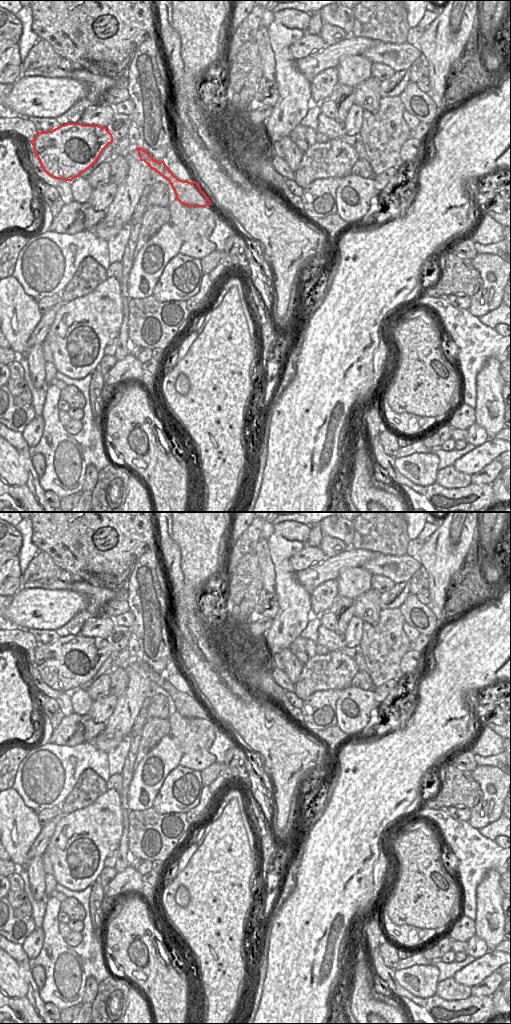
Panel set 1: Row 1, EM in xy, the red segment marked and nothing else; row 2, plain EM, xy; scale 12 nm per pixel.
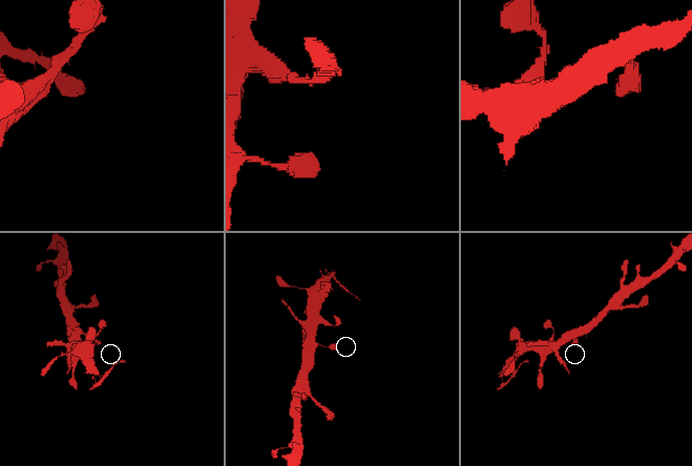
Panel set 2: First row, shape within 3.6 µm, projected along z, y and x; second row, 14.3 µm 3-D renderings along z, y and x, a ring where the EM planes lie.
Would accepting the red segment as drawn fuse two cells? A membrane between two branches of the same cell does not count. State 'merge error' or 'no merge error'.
no merge error

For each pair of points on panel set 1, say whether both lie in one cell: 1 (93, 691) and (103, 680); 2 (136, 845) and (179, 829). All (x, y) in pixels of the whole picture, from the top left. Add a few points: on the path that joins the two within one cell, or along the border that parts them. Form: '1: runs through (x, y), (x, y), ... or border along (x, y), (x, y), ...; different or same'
1: runs through (96, 688), (101, 683); same
2: runs through (147, 839), (151, 836), (161, 836), (168, 832); same

